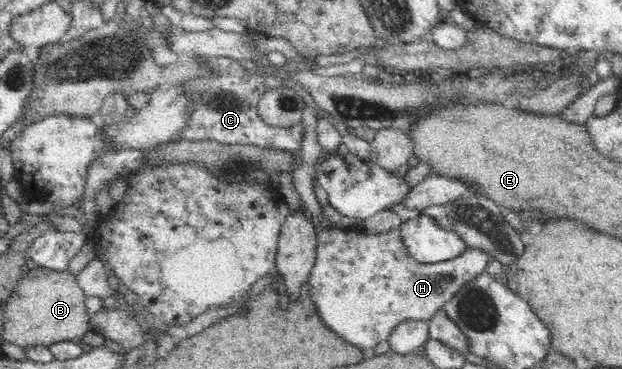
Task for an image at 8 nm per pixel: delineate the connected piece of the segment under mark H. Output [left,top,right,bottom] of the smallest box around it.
[308,220,493,349]

